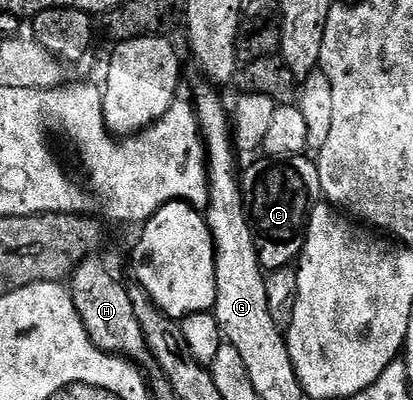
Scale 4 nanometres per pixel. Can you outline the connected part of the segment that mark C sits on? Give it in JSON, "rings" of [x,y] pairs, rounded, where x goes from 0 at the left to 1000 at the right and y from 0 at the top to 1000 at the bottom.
{"rings":[[[743,390],[632,395],[586,428],[584,473],[627,658],[654,680],[705,665],[734,628],[758,513],[753,475],[772,475],[772,420]]]}

